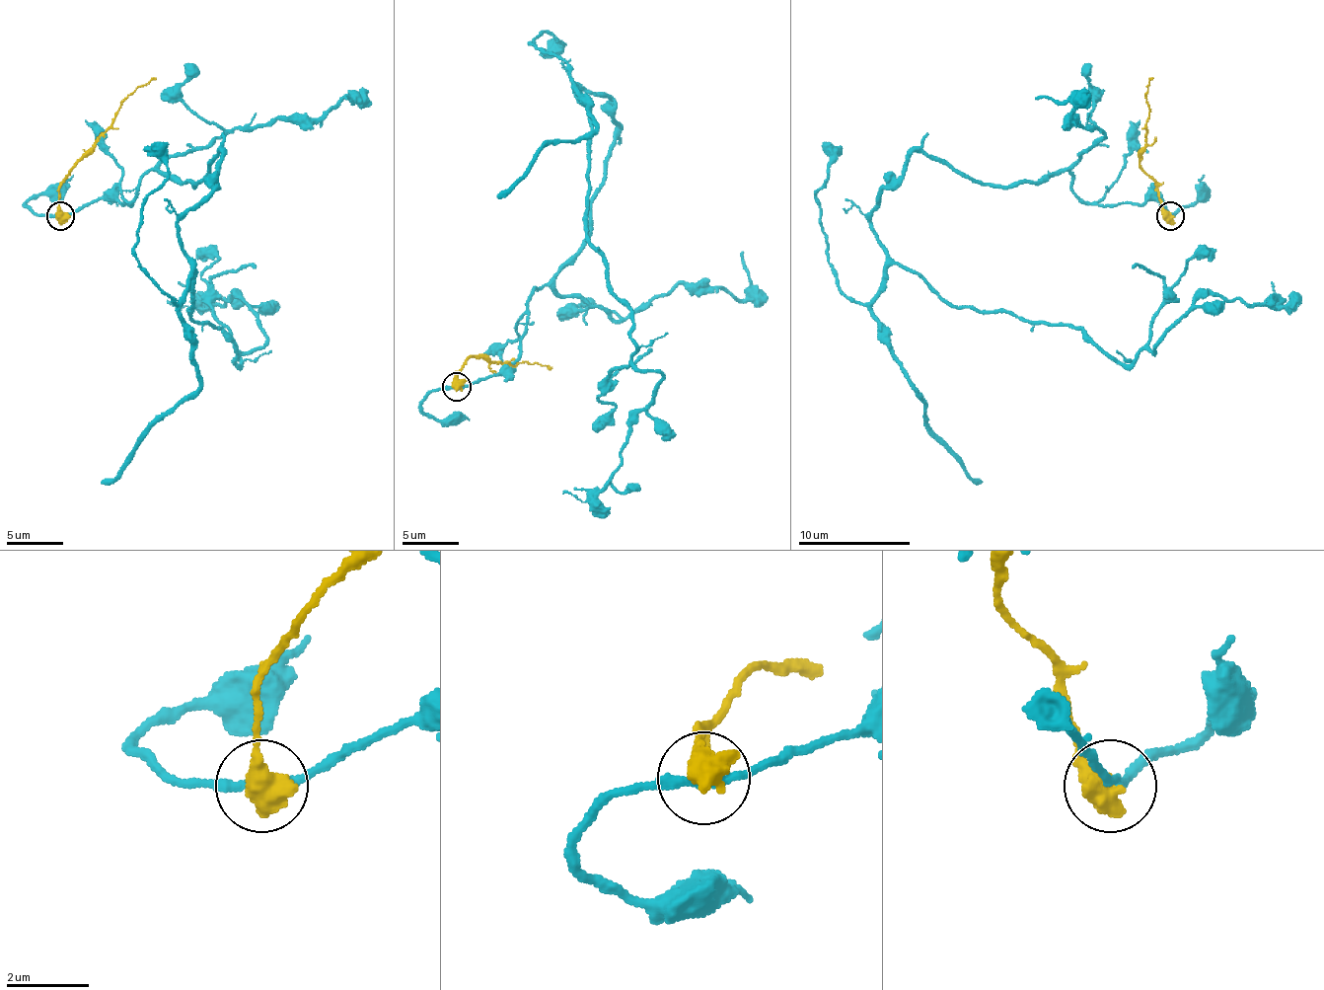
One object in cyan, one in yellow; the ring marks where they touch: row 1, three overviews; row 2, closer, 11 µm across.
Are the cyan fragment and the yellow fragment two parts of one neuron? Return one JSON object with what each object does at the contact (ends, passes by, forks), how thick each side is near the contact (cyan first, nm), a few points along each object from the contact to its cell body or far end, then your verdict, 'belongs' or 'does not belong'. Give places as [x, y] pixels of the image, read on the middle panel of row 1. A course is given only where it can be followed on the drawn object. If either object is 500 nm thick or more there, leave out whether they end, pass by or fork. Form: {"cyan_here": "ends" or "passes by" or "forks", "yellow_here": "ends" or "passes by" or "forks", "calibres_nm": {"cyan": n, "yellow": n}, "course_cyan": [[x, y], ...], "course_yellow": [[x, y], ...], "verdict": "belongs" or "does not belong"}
{"calibres_nm": {"cyan": 200, "yellow": 750}, "course_cyan": [[456, 387], [517, 356], [585, 241], [607, 98], [573, 89], [588, 241], [661, 384], [602, 489], [562, 494]], "course_yellow": [[456, 387], [456, 373], [473, 356], [509, 364], [529, 362], [551, 370]], "verdict": "does not belong"}

